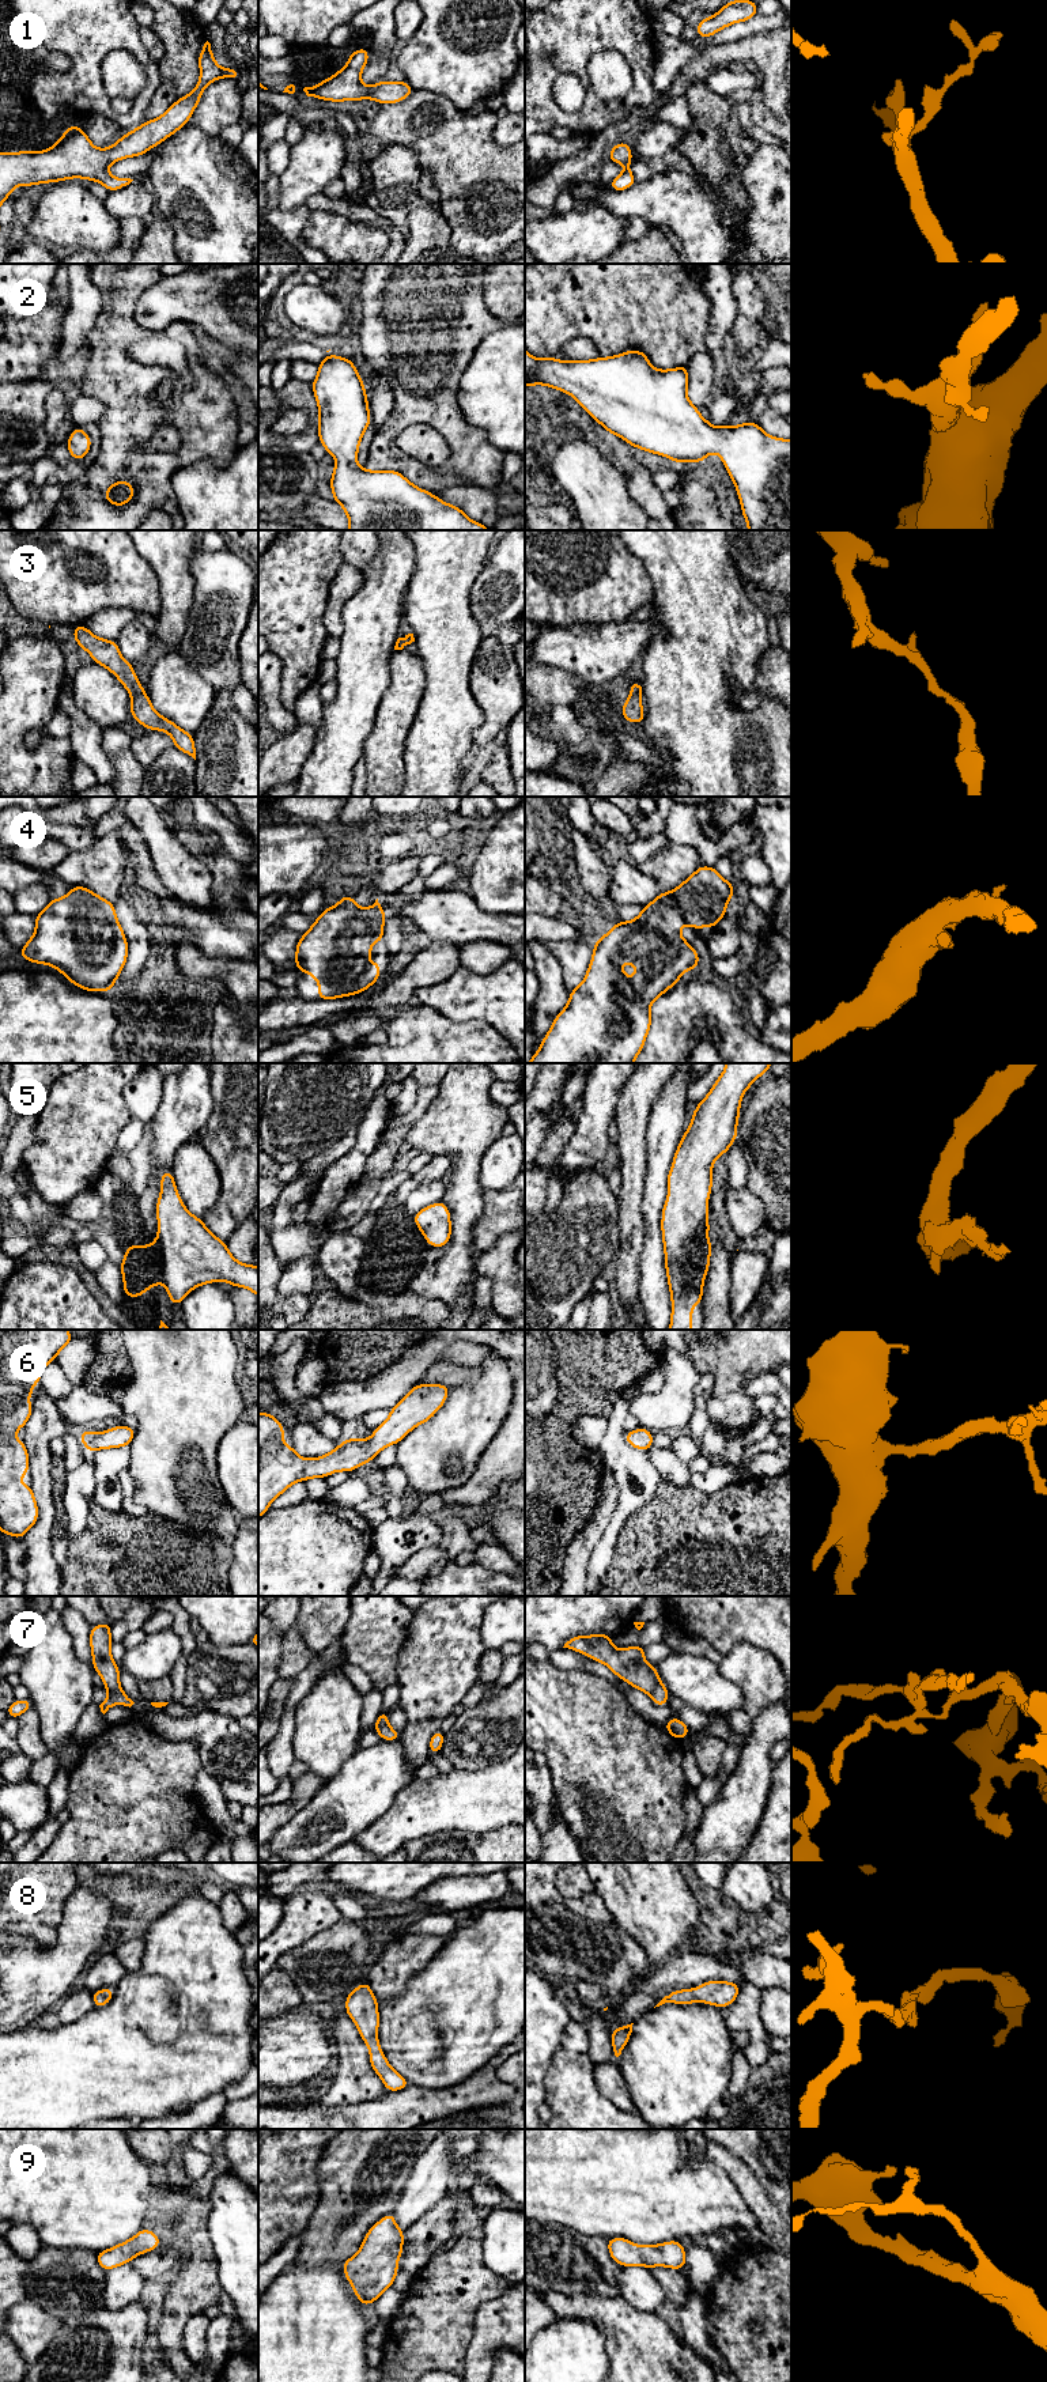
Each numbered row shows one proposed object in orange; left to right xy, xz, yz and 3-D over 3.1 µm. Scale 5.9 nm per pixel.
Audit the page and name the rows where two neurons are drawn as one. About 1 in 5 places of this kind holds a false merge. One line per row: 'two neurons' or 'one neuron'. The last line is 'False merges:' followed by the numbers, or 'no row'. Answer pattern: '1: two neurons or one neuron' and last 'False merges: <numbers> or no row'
1: one neuron
2: one neuron
3: one neuron
4: one neuron
5: one neuron
6: one neuron
7: two neurons
8: one neuron
9: one neuron
False merges: 7

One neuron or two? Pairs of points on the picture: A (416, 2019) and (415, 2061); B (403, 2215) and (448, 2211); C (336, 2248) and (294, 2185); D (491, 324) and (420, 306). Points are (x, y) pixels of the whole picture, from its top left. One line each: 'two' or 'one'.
A: one
B: two
C: two
D: one

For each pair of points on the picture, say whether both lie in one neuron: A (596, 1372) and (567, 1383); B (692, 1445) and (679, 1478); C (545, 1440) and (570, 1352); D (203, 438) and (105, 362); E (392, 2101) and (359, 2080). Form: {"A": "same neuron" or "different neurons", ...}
{"A": "same neuron", "B": "different neurons", "C": "same neuron", "D": "same neuron", "E": "different neurons"}

